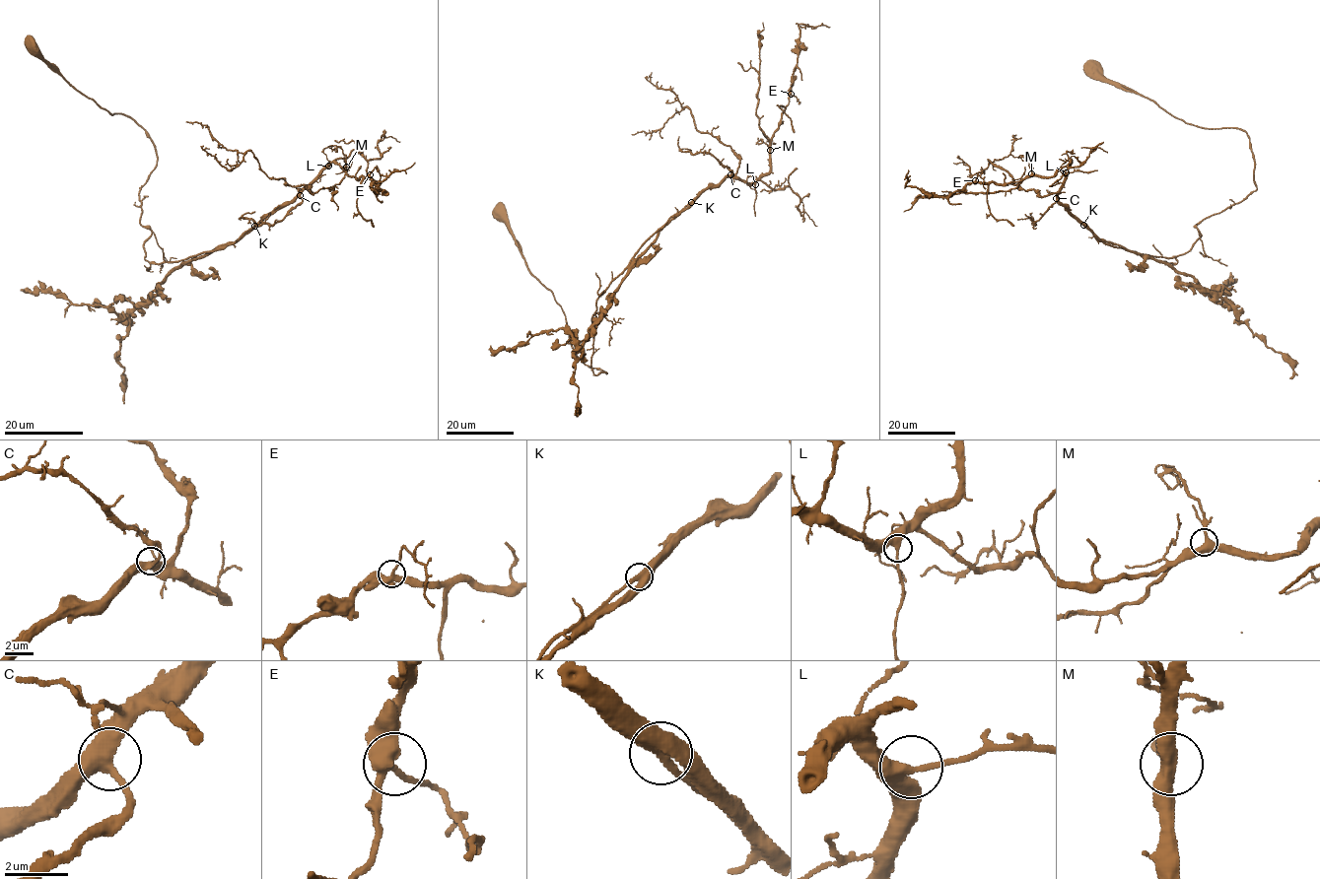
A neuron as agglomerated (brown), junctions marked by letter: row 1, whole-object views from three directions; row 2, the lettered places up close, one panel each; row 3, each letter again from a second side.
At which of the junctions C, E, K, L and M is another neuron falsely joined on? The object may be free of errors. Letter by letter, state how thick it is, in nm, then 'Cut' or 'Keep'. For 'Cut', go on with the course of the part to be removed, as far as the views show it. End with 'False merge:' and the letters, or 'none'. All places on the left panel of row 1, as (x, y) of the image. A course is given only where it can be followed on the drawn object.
C: Thickness 420 nm. Keep
E: Thickness 360 nm. Keep
K: Thickness 420 nm. Keep
L: Thickness 360 nm. Keep
M: Thickness 420 nm. Keep
False merge: none

